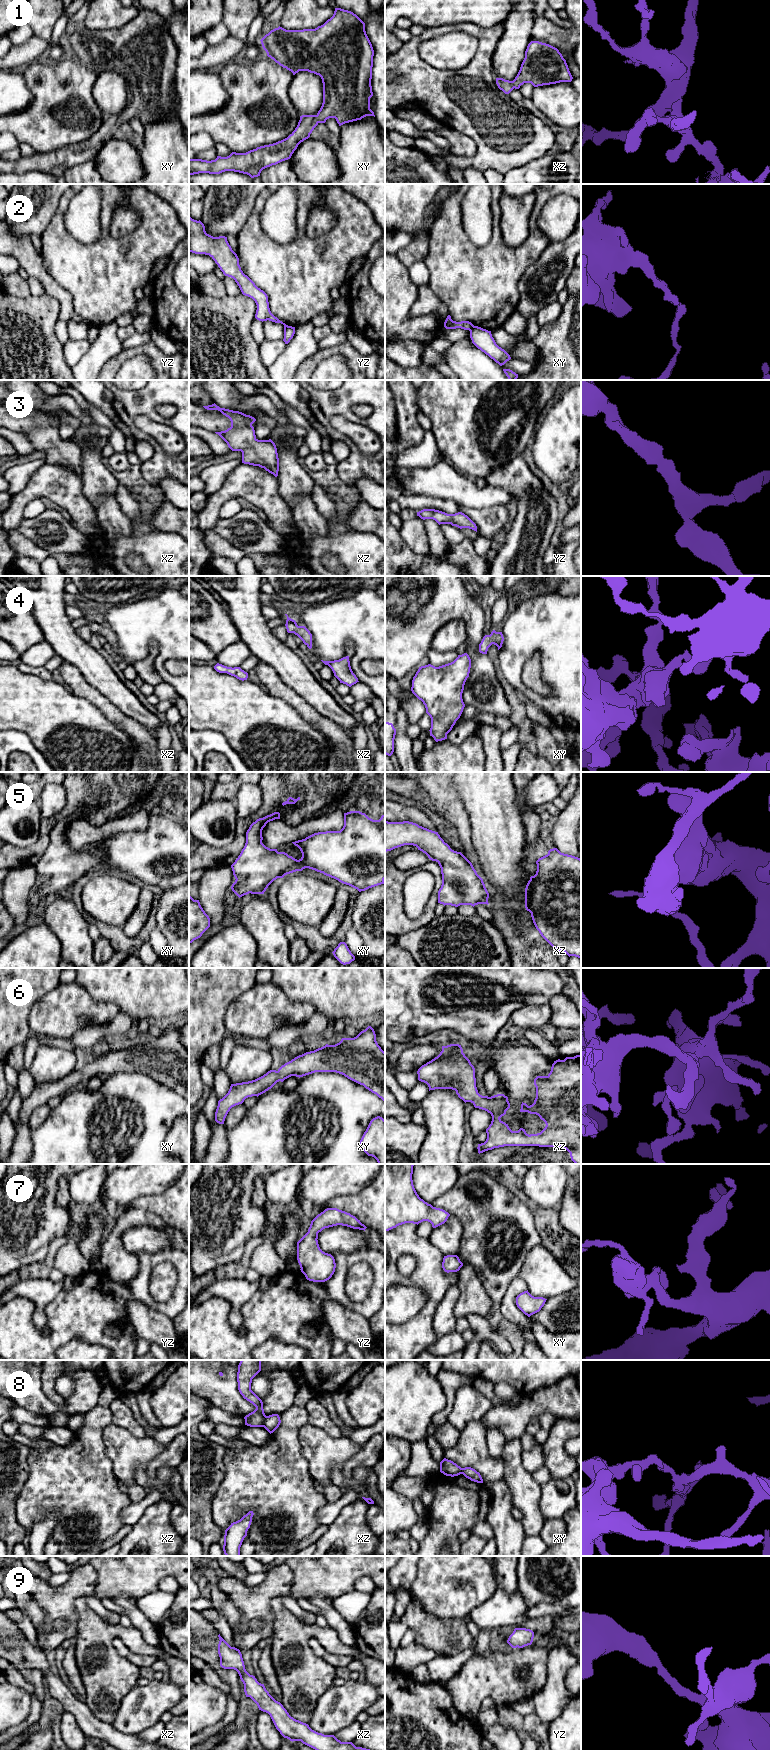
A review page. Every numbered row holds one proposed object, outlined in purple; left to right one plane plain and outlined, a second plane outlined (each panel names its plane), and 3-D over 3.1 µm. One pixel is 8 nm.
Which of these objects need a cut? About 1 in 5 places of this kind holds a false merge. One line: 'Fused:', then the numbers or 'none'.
Fused: 2, 8

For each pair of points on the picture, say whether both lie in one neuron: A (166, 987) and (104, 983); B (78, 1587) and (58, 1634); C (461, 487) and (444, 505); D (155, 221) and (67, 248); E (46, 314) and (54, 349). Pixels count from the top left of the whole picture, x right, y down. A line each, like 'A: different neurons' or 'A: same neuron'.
A: same neuron
B: same neuron
C: different neurons
D: same neuron
E: same neuron

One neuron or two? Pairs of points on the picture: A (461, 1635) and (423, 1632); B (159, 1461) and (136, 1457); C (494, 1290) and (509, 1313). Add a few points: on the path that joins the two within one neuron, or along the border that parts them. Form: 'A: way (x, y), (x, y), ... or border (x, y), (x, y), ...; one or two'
A: way (452, 1635), (438, 1635), (432, 1632); one
B: border (167, 1445), (150, 1462), (146, 1470); two
C: border (512, 1279), (499, 1303); two

